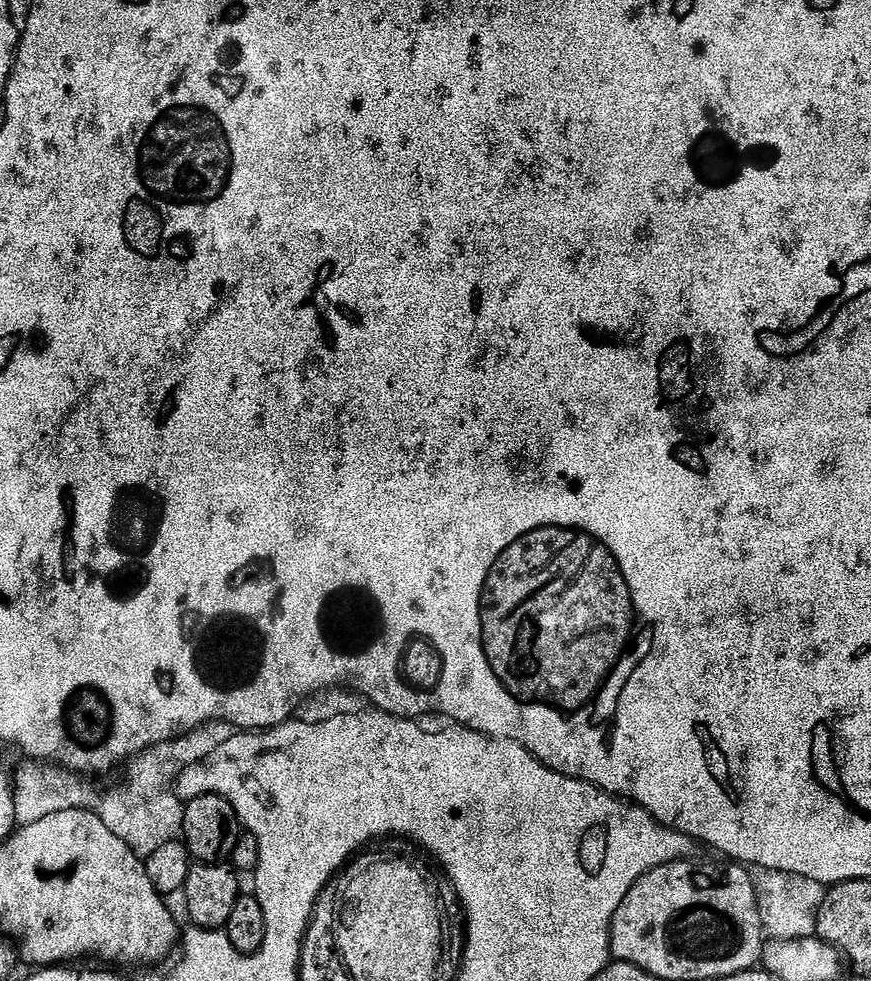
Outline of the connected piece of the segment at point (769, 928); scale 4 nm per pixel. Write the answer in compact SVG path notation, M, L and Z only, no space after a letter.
M753 865L749 872L755 896L758 898L759 917L762 918L765 935L773 941L809 939L815 935L817 914L827 896L827 887L814 878L792 874L790 871L770 870Z

